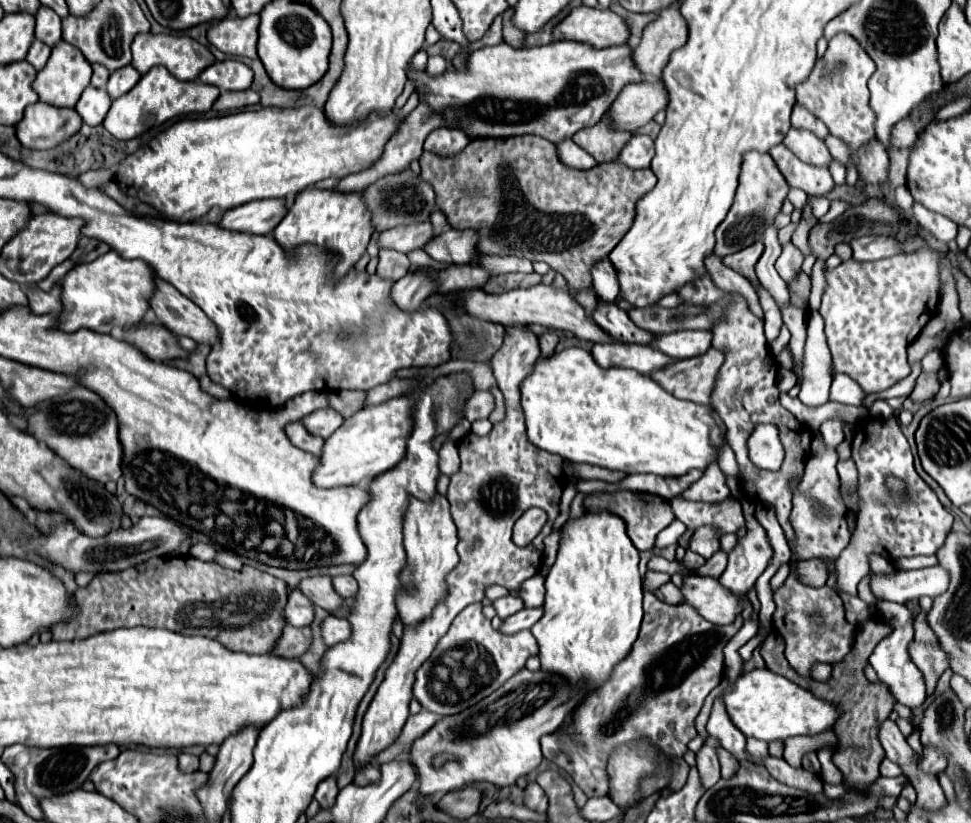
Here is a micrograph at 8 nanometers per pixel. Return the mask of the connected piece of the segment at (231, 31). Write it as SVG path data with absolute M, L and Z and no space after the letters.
M259 15L225 17L209 27L207 39L227 55L257 59L257 27Z

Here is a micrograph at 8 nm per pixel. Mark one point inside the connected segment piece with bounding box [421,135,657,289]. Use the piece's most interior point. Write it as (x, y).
(522, 200)

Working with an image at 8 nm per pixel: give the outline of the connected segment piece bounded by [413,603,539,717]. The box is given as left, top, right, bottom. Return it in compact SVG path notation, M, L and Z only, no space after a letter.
M471 603L455 617L433 655L417 671L413 695L425 709L437 715L453 715L497 691L499 685L519 673L527 659L537 653L539 647L531 631L521 631L515 637L503 635L495 631L491 621L481 613L481 603Z

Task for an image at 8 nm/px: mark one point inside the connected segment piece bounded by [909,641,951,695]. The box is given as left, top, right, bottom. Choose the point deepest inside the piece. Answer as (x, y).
(932, 659)

